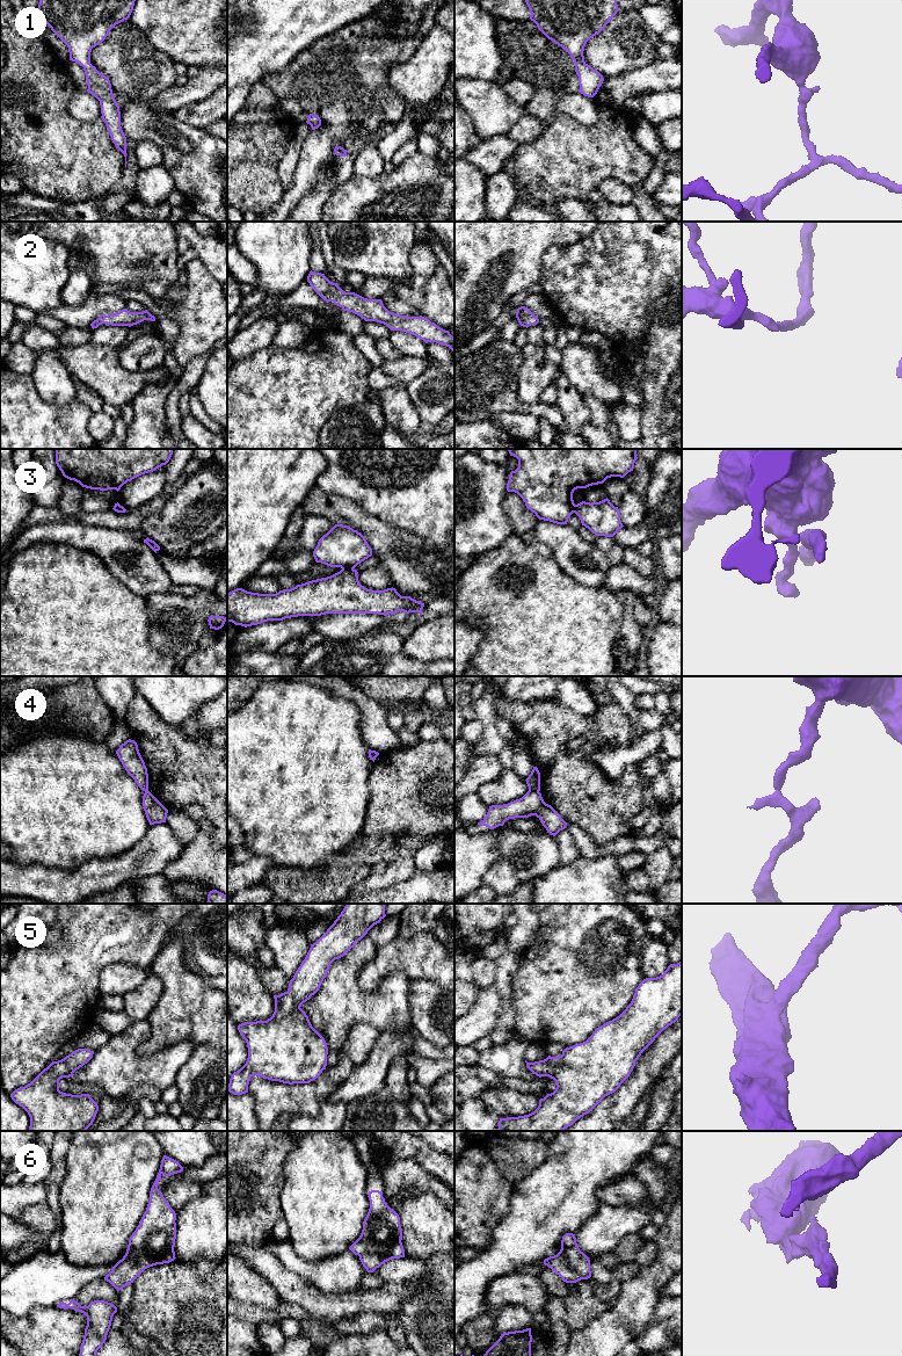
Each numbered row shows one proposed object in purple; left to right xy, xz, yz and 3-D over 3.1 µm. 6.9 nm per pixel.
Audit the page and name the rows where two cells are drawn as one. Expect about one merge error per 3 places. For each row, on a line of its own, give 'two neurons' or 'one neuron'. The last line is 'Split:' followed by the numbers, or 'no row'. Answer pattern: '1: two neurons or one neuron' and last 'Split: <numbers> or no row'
1: one neuron
2: one neuron
3: two neurons
4: two neurons
5: one neuron
6: one neuron
Split: 3, 4

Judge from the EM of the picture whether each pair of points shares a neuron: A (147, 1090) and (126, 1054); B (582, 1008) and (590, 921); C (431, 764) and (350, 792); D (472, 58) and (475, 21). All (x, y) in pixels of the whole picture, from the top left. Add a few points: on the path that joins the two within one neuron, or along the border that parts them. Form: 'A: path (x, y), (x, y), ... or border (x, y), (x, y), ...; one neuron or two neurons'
A: border (160, 1090), (150, 1085), (137, 1085), (125, 1096); two neurons
B: path (576, 986), (576, 961), (572, 951), (580, 943); one neuron
C: border (373, 762), (368, 780), (370, 800), (365, 812); two neurons
D: path (472, 49), (472, 30); one neuron

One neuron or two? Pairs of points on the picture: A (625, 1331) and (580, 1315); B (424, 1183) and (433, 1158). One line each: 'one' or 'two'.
A: two
B: two

